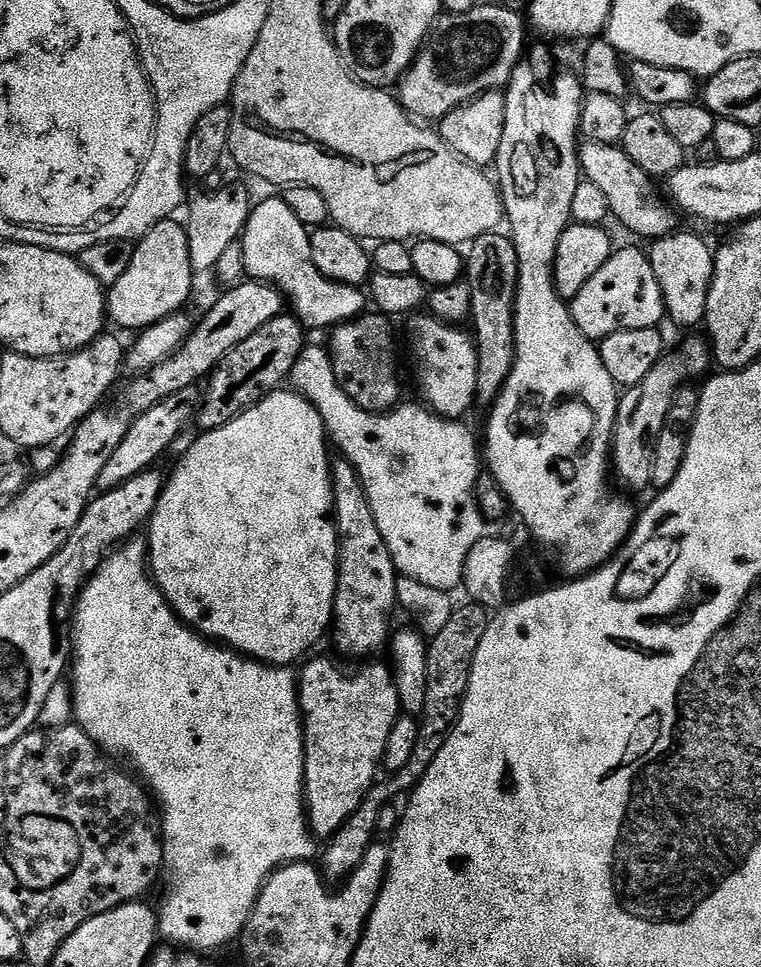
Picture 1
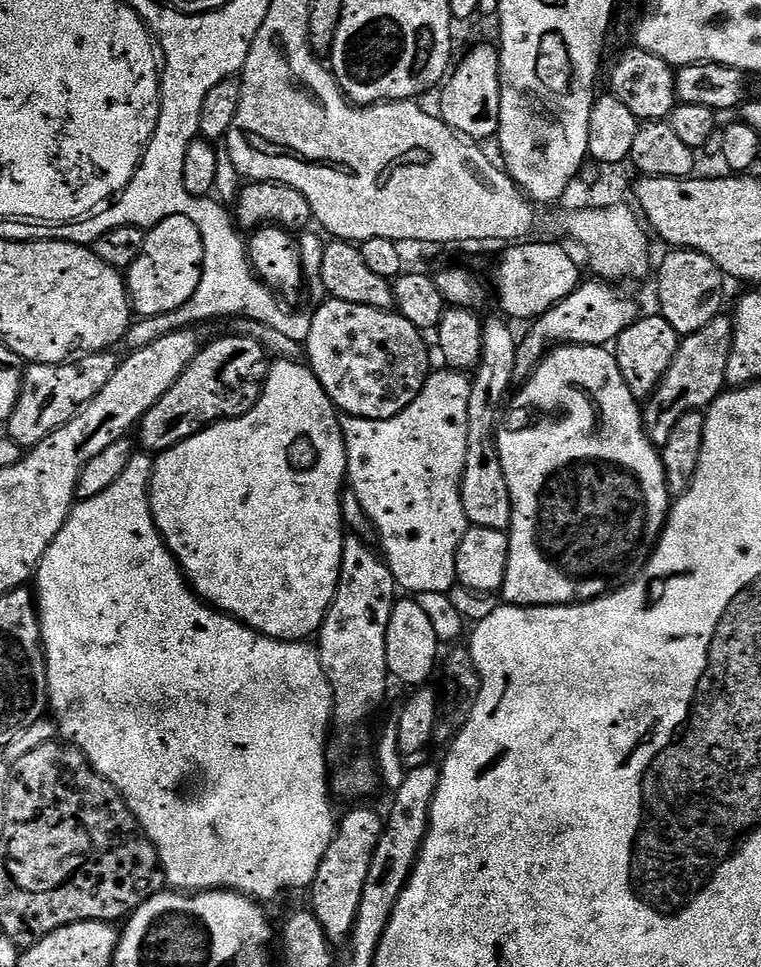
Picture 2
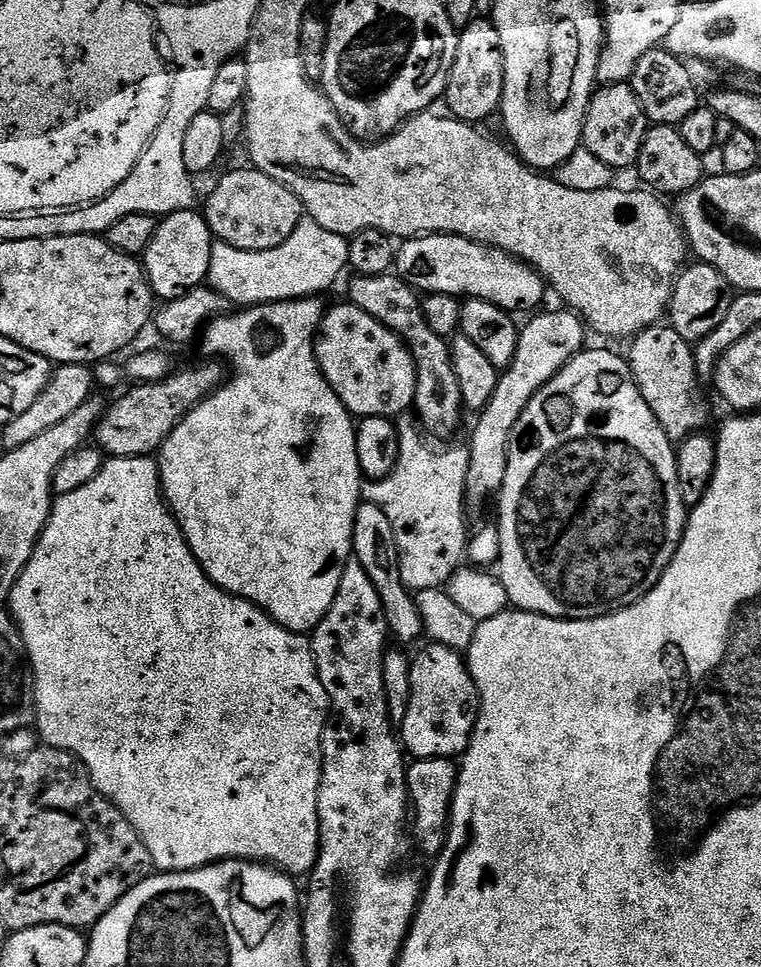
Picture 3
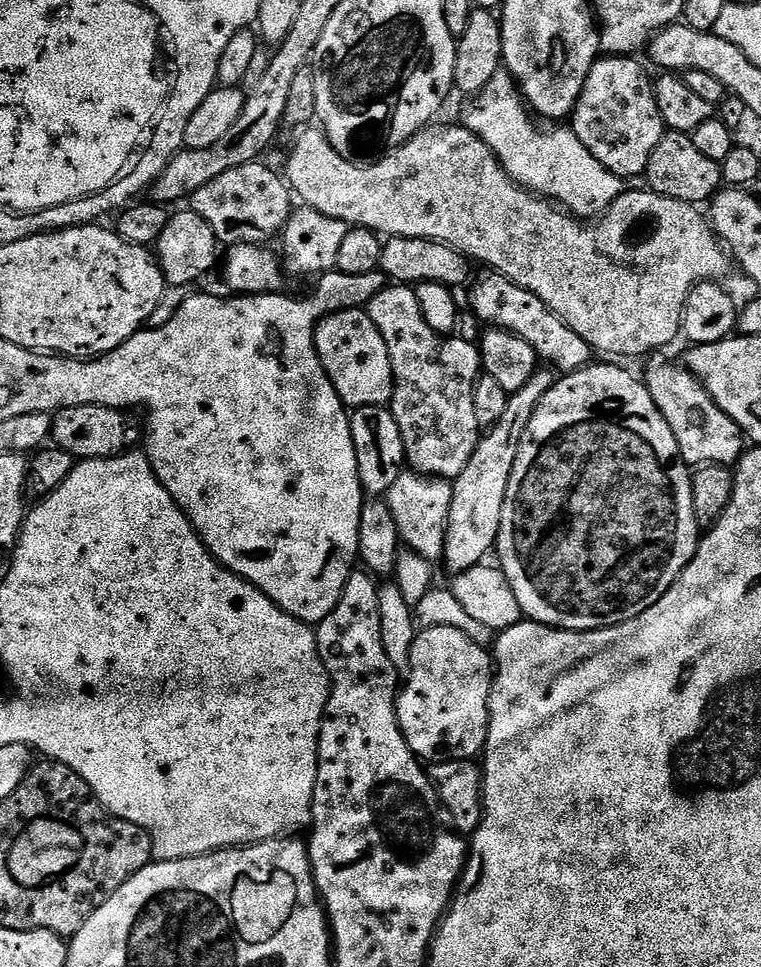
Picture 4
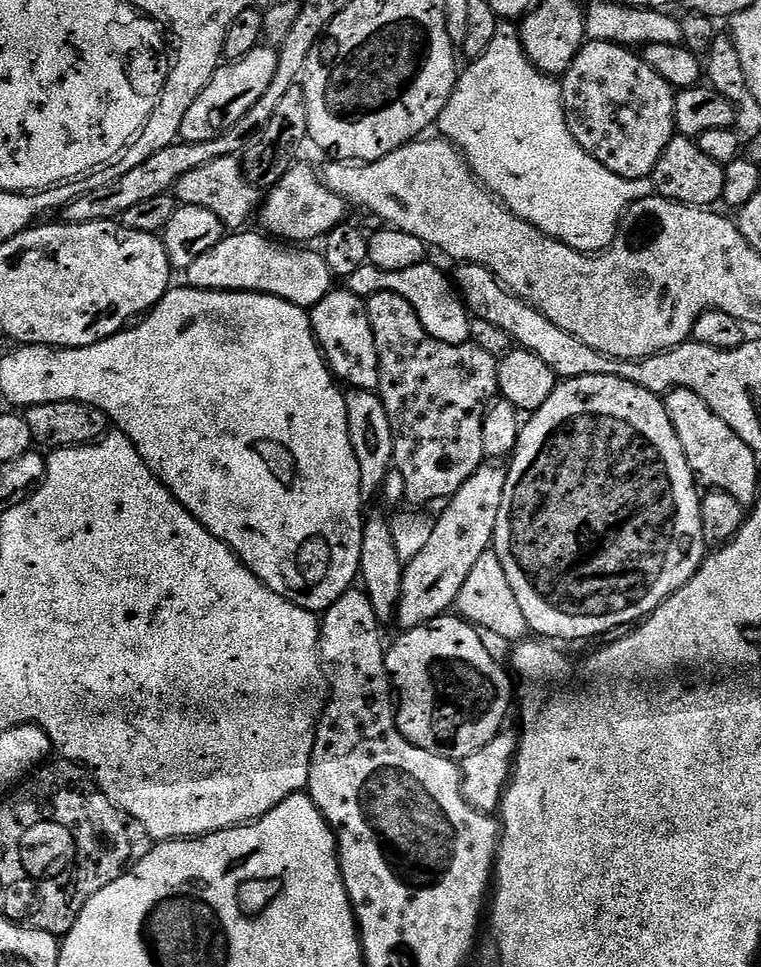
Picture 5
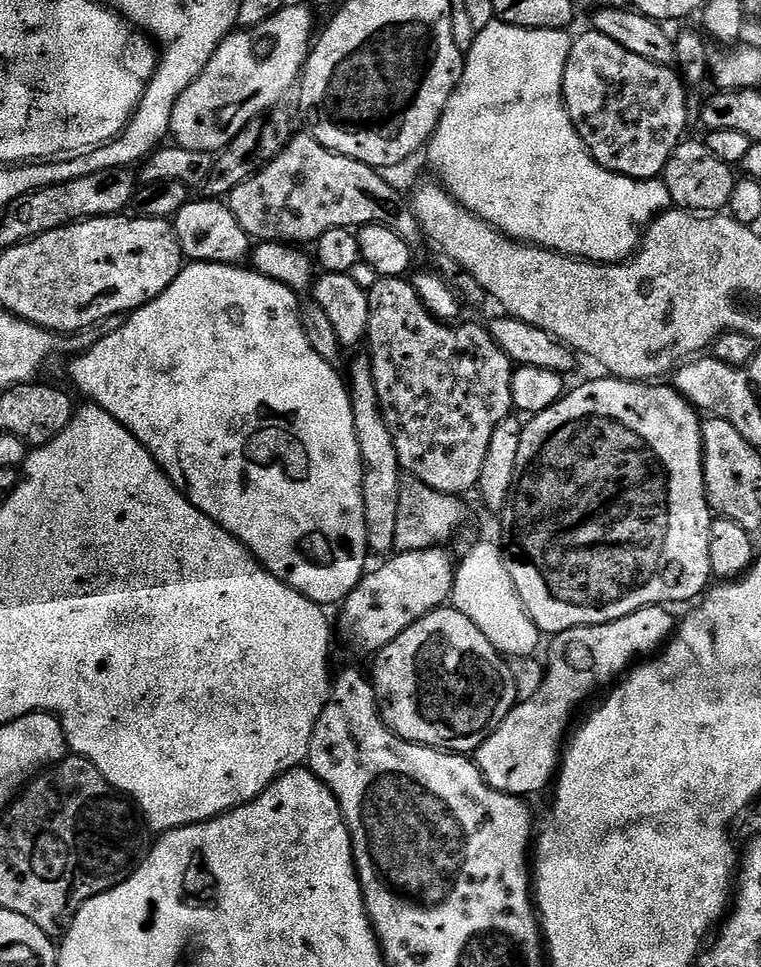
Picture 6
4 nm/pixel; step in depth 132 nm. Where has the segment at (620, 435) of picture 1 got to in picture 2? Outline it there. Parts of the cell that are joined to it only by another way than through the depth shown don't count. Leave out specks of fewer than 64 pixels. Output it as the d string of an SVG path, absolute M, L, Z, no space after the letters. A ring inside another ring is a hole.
M731 315L715 316L706 322L706 326L702 326L702 330L681 339L659 386L647 397L642 408L644 432L653 444L664 445L666 438L670 438L670 430L674 430L674 422L678 422L682 414L707 409L725 391L724 361L727 360L732 345L732 321Z

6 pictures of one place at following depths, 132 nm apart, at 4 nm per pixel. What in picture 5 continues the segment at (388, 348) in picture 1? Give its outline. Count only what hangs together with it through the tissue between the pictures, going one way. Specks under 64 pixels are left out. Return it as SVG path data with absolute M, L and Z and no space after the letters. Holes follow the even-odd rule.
M331 290L310 309L310 319L312 333L333 377L341 385L348 384L349 389L375 393L380 387L380 363L365 297L347 290Z

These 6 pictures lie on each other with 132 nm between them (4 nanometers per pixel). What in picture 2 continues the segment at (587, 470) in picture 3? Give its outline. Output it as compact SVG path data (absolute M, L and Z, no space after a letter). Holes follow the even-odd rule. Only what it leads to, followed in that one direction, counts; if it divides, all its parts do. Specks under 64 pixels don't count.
M595 344L553 347L519 388L520 393L507 401L506 411L496 429L496 449L512 499L512 524L507 530L508 565L502 587L503 603L516 604L520 608L555 608L558 604L584 604L587 600L597 600L599 596L607 596L609 592L621 587L647 561L668 521L670 497L657 445L645 434L638 398L630 390L630 386L626 386L626 378L622 378L622 370L618 370L616 357L607 347Z

